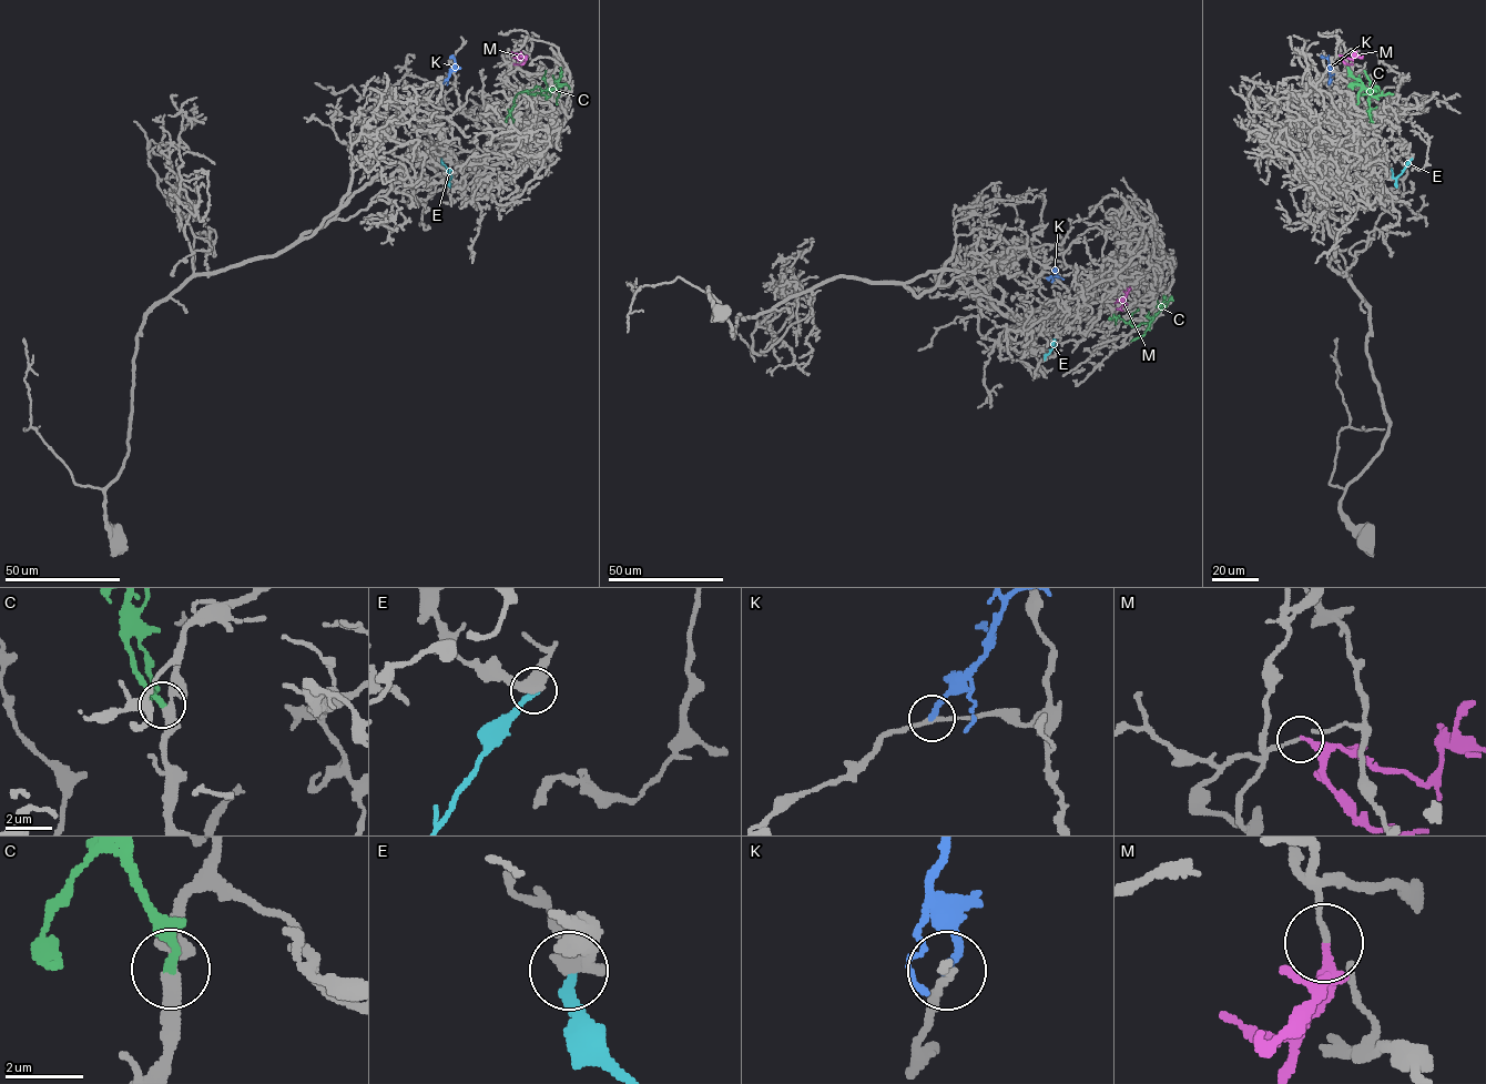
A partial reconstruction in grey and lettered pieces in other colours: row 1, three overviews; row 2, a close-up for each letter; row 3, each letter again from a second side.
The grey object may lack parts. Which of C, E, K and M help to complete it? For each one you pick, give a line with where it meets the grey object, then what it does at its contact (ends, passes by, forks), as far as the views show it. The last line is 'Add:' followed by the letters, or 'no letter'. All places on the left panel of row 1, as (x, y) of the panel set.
C: meets grey at (512, 122); it ends there
M: meets grey at (526, 54); it passes by
Add: C, M

